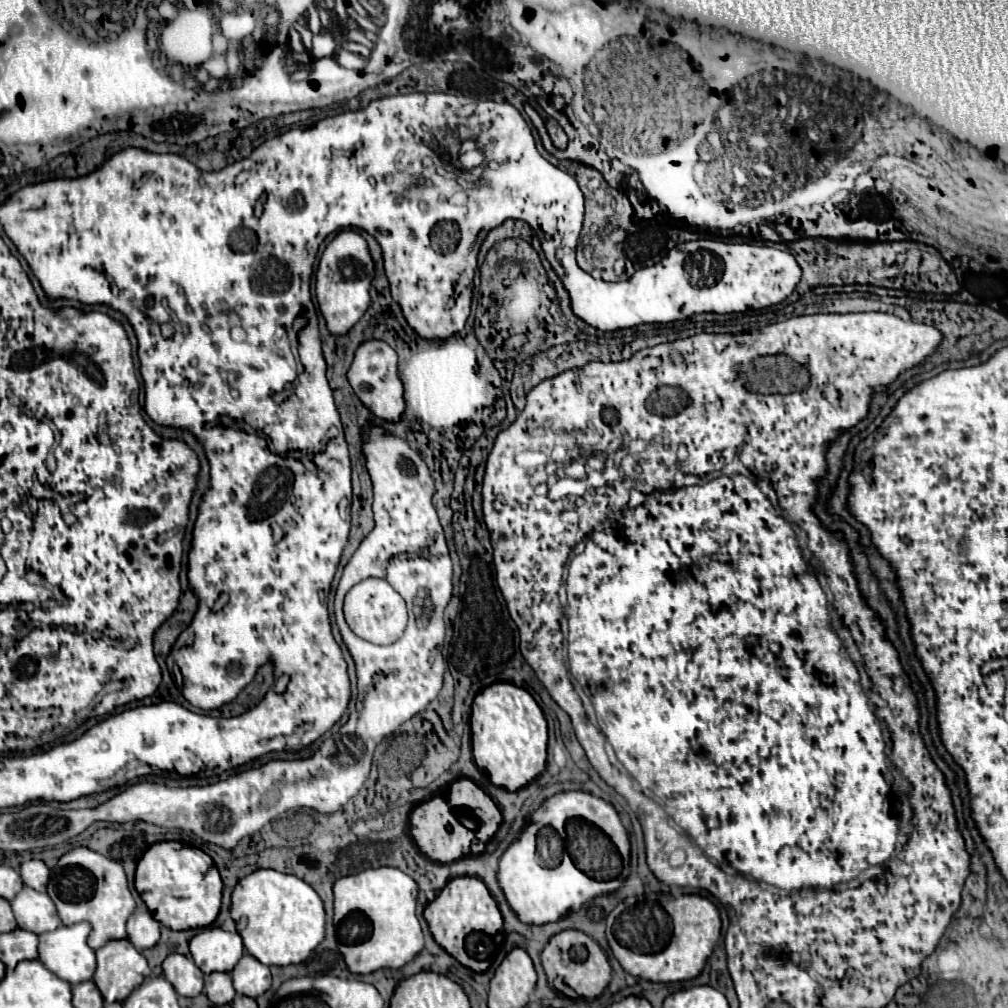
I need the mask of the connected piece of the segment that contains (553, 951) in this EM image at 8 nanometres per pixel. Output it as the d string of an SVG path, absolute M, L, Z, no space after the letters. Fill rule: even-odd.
M575 929L561 931L549 939L545 949L541 951L541 965L545 969L549 987L553 987L553 981L557 977L561 977L563 983L569 985L581 999L599 997L611 977L611 965L609 965L607 955L589 935L585 935L583 931L575 931Z

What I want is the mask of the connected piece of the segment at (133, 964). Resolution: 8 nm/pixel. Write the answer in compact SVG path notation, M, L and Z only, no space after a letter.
M111 939L95 955L97 971L93 981L105 1003L127 999L151 973L145 957L127 939Z

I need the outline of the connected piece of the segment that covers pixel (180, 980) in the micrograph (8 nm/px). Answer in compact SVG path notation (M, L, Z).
M171 953L163 961L163 977L175 987L181 997L197 997L203 989L201 969L185 955Z

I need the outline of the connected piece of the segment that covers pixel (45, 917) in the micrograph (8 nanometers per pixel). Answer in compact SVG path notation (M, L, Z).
M23 887L11 901L13 915L19 929L31 931L35 935L53 931L61 925L55 905L47 893L39 893L31 887Z

